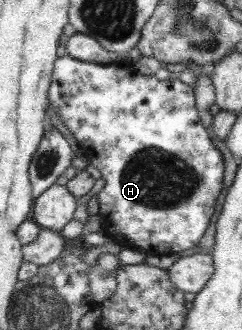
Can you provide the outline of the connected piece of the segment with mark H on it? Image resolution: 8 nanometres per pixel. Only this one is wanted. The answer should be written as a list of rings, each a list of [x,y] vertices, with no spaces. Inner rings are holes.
[[[66,54],[56,59],[53,75],[51,76],[48,98],[49,104],[54,107],[52,111],[54,115],[57,112],[61,115],[60,120],[71,131],[74,138],[76,138],[77,144],[87,156],[88,163],[100,170],[102,178],[106,181],[105,186],[97,195],[100,202],[98,216],[101,219],[101,230],[110,238],[110,241],[122,244],[124,247],[135,247],[145,251],[145,254],[152,255],[170,255],[193,249],[200,245],[200,240],[202,240],[210,224],[210,220],[214,216],[216,202],[224,186],[225,166],[222,153],[218,151],[218,148],[216,148],[213,140],[201,123],[192,87],[186,85],[180,79],[170,79],[168,77],[165,80],[159,80],[155,75],[141,75],[132,67],[125,66],[119,62],[106,65],[96,64],[84,62]]]

